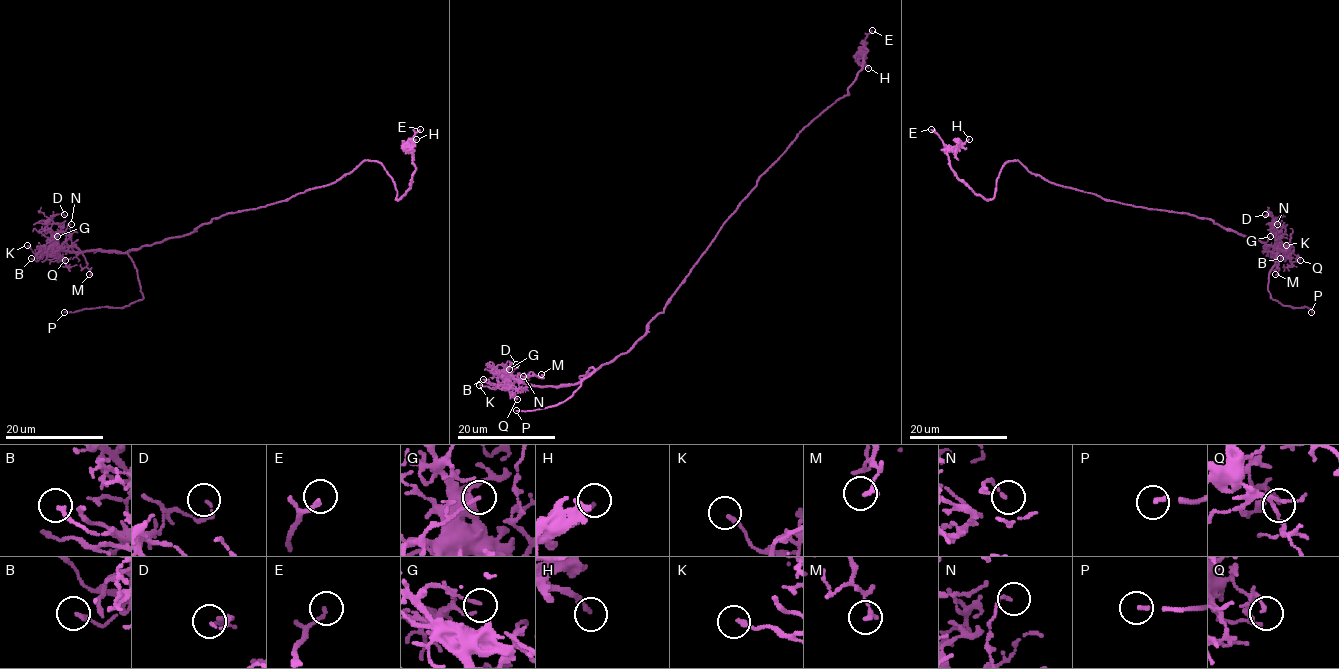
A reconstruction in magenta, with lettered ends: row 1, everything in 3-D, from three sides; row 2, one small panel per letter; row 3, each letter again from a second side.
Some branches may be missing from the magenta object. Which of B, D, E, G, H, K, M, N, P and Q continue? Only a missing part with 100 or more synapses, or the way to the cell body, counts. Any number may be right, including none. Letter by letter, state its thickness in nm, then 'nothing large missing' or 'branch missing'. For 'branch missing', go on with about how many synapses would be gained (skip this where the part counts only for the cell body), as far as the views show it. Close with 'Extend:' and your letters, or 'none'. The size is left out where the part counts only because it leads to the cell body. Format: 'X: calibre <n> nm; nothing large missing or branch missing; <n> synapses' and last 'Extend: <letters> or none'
B: calibre 190 nm; nothing large missing
D: calibre 120 nm; nothing large missing
E: calibre 170 nm; nothing large missing
G: calibre 130 nm; nothing large missing
H: calibre 200 nm; nothing large missing
K: calibre 180 nm; nothing large missing
M: calibre 200 nm; nothing large missing
N: calibre 120 nm; nothing large missing
P: calibre 160 nm; branch missing
Q: calibre 160 nm; nothing large missing
Extend: P

